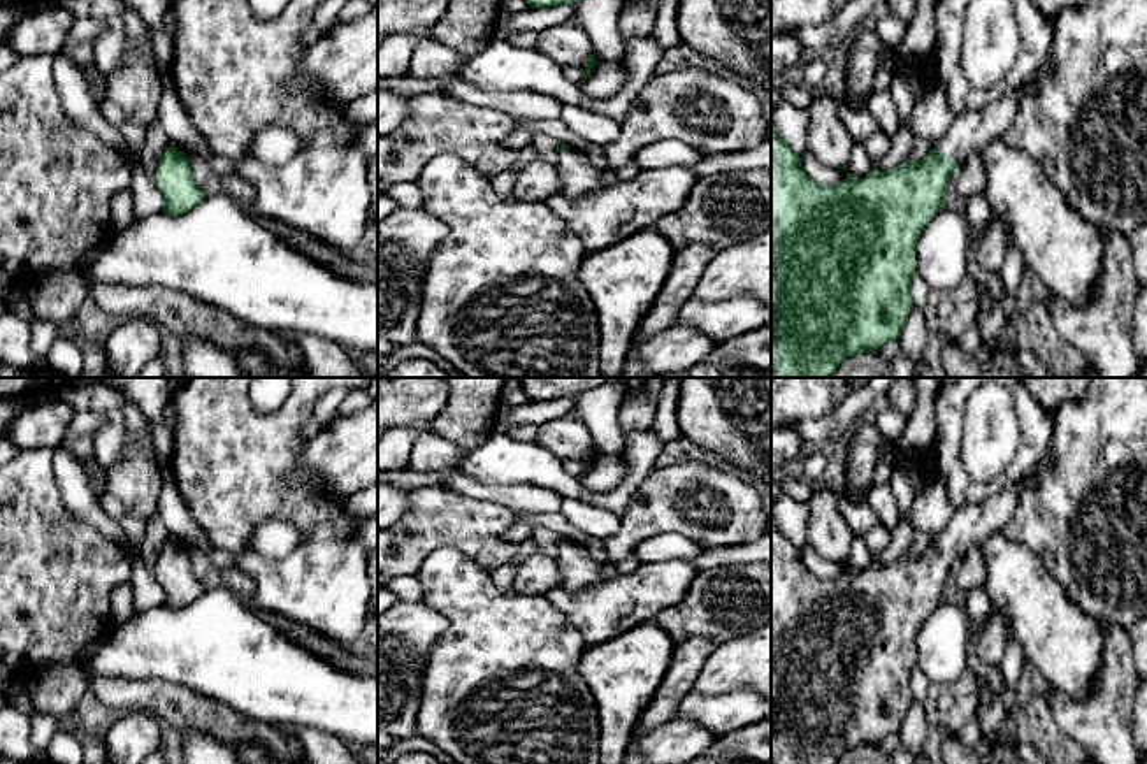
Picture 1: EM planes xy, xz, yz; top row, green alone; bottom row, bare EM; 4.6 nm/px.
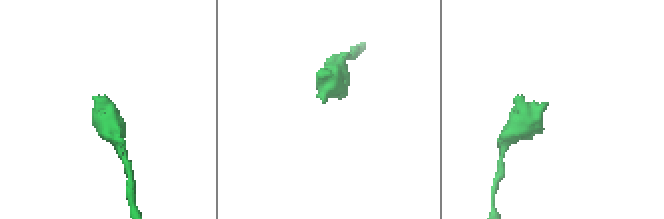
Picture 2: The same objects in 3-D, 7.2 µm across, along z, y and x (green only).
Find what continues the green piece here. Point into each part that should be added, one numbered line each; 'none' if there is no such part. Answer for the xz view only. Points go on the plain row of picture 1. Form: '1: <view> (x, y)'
1: xz (578, 569)

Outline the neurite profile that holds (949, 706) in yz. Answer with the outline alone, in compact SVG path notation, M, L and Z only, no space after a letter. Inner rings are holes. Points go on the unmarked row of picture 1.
M970 669L952 685L929 683L924 701L927 722L957 734L975 715L978 690L978 680Z

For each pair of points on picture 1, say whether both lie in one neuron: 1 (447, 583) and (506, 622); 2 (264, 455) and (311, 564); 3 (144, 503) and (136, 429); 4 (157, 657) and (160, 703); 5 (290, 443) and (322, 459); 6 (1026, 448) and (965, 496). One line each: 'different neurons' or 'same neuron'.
1: same neuron
2: same neuron
3: same neuron
4: different neurons
5: different neurons
6: same neuron

